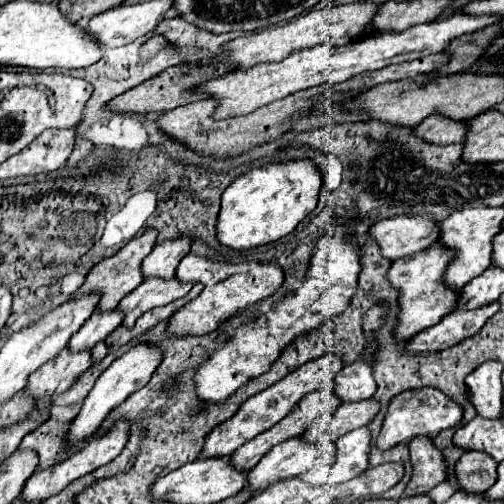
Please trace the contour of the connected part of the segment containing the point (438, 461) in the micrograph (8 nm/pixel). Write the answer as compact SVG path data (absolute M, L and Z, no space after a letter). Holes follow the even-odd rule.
M416 436L410 442L410 458L412 458L412 480L406 486L404 496L428 494L436 484L446 480L448 462L444 454L436 448L434 440L428 436ZM442 462L444 462L444 478L442 478Z

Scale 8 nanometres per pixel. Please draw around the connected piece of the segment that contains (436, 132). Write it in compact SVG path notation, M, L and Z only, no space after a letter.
M428 116L426 120L422 120L422 124L418 126L418 134L422 138L426 138L430 144L454 144L454 142L462 142L464 134L466 134L466 126L464 122L456 122L450 120L446 116Z

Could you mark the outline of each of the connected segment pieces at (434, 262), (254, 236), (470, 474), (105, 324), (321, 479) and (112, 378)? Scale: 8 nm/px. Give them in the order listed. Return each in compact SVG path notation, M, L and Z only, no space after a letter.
M438 242L422 252L416 252L412 256L404 256L392 262L388 278L402 294L400 296L402 312L400 312L400 322L396 326L396 338L410 340L424 328L430 328L432 324L440 322L446 314L454 312L460 300L460 292L444 284L444 272L448 268L448 262L452 262L452 258L454 258L454 252Z
M284 160L240 174L222 194L218 240L234 250L248 250L290 234L318 202L322 174L312 160Z
M478 450L464 452L456 464L460 490L486 492L496 482L496 466L498 462L486 452L478 452Z
M118 308L110 312L94 312L82 324L82 328L72 336L72 340L68 342L68 348L72 348L72 352L94 348L94 344L104 340L114 328L118 328L122 320L124 320L124 314L118 312Z
M366 426L352 430L350 434L336 440L336 446L338 446L336 464L322 470L310 470L302 478L308 480L310 484L326 484L326 482L338 484L360 476L370 466L368 464L370 440L372 440L372 434Z
M136 344L136 346L132 346L126 354L122 354L120 358L116 358L116 360L102 372L102 376L96 380L96 384L94 384L94 388L90 390L90 394L88 394L88 398L86 398L82 410L80 410L78 416L74 418L74 424L72 424L70 434L66 436L66 440L68 440L70 444L76 444L76 442L86 440L88 436L92 436L92 434L100 428L102 420L108 416L110 410L114 410L114 408L116 408L118 404L122 404L132 392L140 390L140 388L150 380L150 376L152 376L154 370L158 368L160 360L162 360L162 352L156 350L154 344Z

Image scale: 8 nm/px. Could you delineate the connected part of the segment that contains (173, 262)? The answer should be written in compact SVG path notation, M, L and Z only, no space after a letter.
M178 236L158 242L150 256L144 258L144 276L160 276L164 280L172 278L180 260L190 252L190 244L190 236Z

